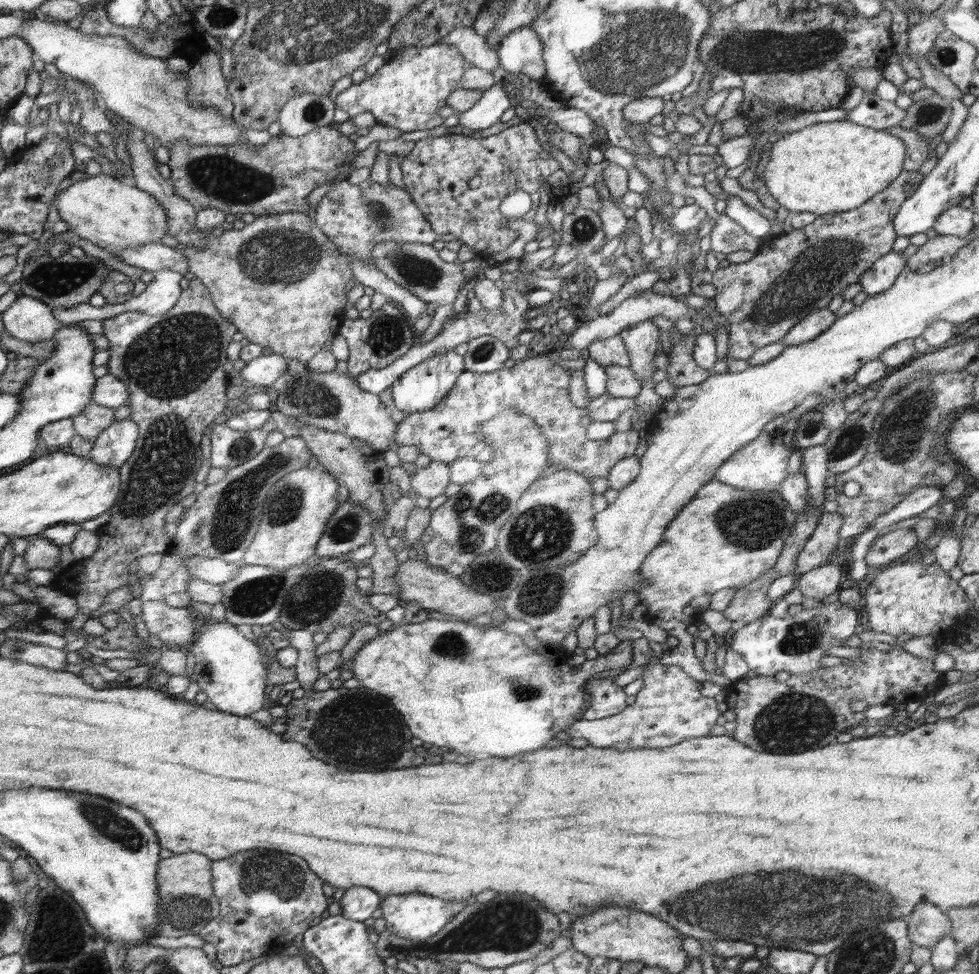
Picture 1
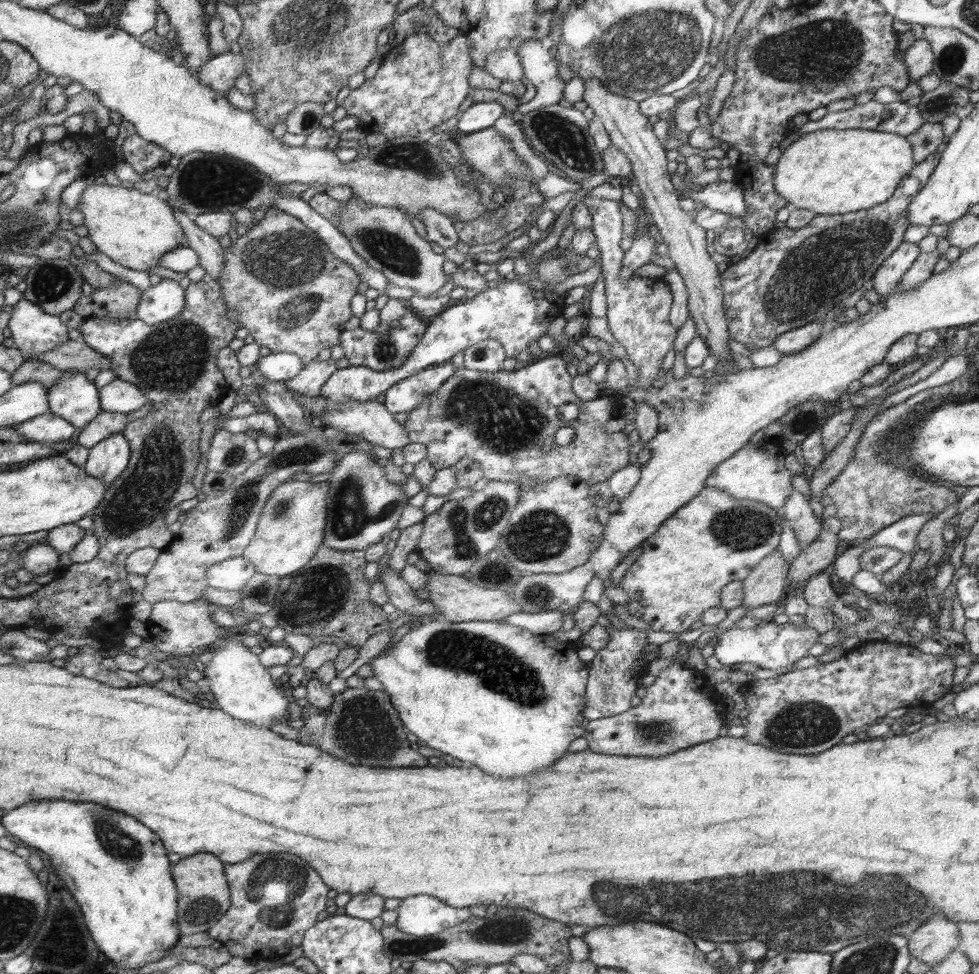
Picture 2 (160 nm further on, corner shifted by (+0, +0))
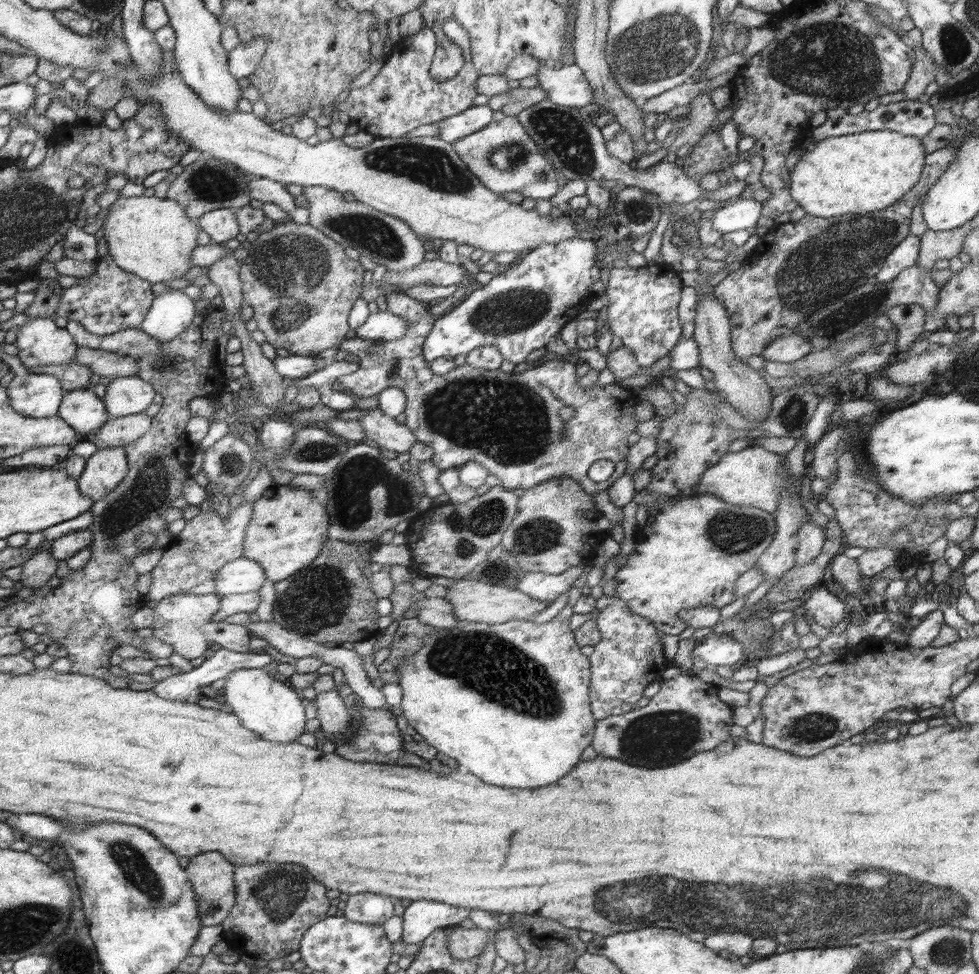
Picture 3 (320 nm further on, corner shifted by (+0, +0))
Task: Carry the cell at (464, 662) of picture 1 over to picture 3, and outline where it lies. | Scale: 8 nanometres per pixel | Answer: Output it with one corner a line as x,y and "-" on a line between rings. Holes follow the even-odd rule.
567,605
558,616
546,622
536,624
527,620
510,620
509,622
490,625
489,623
459,622
458,626
450,629
432,628
430,635
424,639
424,647
414,654
407,654
405,660
399,664
395,672
400,673
400,681
397,683
403,690
400,708
402,716
423,736
423,740
436,748
440,758
452,758
458,762
460,768
466,768
470,774
478,774
484,782
490,782
494,786
502,788
540,788
558,782
564,778
572,768
581,762
580,755
592,744
595,738
597,719
592,712
592,703
588,700
588,688
590,684
590,669
592,663
589,657
582,656
580,644
574,640
570,630
570,616
573,607

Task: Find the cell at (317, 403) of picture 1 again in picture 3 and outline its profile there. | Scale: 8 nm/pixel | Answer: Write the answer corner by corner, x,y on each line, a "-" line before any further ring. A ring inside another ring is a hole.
366,410
368,413
359,419
366,436
380,448
394,452
409,452
417,444
418,438
405,424
400,424
382,410

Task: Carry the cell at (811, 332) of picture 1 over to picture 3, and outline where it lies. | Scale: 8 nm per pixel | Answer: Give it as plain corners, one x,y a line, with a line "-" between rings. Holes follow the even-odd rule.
784,334
784,336
773,341
761,356
765,360
773,360
778,363
794,363
814,350
814,346
803,336

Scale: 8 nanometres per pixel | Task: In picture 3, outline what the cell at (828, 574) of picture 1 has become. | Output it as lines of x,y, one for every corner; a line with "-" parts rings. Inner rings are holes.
817,586
811,594
806,596
806,600
801,607
802,613
807,613
810,618
813,618
818,625
830,629
838,623
848,620
846,610
847,604
830,594
824,586

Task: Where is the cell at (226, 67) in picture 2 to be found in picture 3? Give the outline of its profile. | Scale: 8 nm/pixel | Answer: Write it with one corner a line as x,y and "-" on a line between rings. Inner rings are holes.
264,37
255,38
249,43
241,43
229,51
229,69
234,78
251,78
265,55
268,43

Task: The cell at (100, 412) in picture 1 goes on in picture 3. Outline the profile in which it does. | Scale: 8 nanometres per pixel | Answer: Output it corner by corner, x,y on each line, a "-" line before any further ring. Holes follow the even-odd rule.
146,413
110,418
102,429
86,439
94,441
98,449
124,446
144,436
152,426
153,418

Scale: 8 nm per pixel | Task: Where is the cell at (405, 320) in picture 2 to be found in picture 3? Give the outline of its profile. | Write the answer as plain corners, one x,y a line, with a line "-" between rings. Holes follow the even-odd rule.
388,293
387,298
387,311
393,312
398,316
401,316
408,322
408,330
402,338
398,340
364,340
358,336
353,339
346,339
346,342
343,342
338,350
348,350
351,354
355,354
360,358
360,362
357,364
356,372
352,374
345,375
339,378
338,383
343,388
350,390
359,398
368,398
374,396
375,394
381,393
384,389
388,388
398,388
404,391
404,395
408,399
408,404
405,408
406,420
405,425
409,427
410,430
413,430
413,433
418,438
418,441
427,444
434,450
434,456
431,458
431,461
440,469
446,470
450,468
458,468
460,465
464,465
467,462
477,462
481,464
488,474
496,475
500,482
500,487
508,489
511,491
516,490
517,488
522,488
523,490
528,490
533,486
540,485
543,482
549,481
554,477
572,477
576,479
584,489
590,494
600,492
601,490
607,490
613,482
625,474
625,468
628,466
628,458
630,454
630,449
633,448
634,444
634,434
639,434
638,430
642,430
642,418
638,418
638,402
642,402
641,394
639,393
638,388
624,388
616,383
610,383
605,386
596,386
592,390
585,389
584,387
578,384
578,380
581,376
579,372
579,365
572,364
572,362
564,362
561,358
556,358
553,360
546,361
541,366
536,366
536,368
530,368
524,372
518,373
506,373
502,372
500,369
497,370
483,370
478,369
477,367
469,366
464,364
462,366
457,366
455,371
449,374
444,374
438,376
434,374
429,368
429,362
426,360
425,355
423,354
423,345
427,340
427,337
431,333
430,330
433,330
432,324
434,324
434,318
432,314
426,310
426,306
422,304
418,299
410,298
404,293
-
565,406
571,406
575,410
575,415
570,420
564,420
560,416
560,410
-
597,460
611,460
615,464
615,471
612,473
611,477
602,482
594,482
588,477
588,469
591,464
594,464

